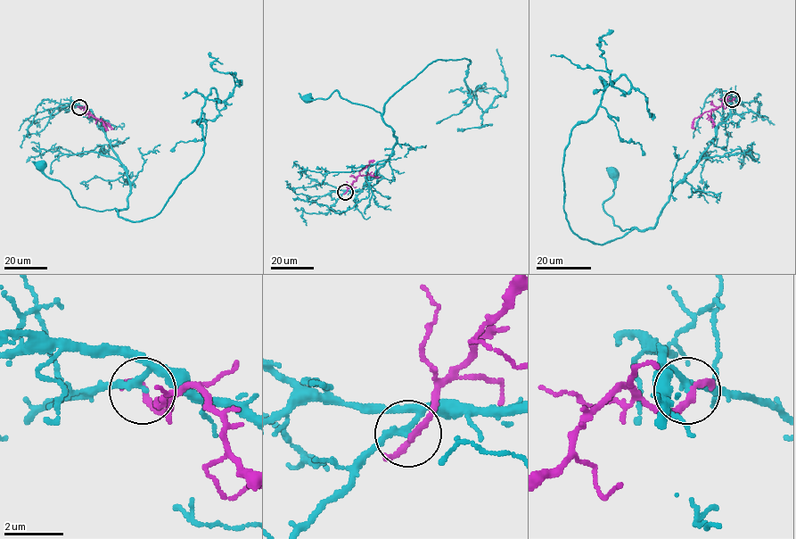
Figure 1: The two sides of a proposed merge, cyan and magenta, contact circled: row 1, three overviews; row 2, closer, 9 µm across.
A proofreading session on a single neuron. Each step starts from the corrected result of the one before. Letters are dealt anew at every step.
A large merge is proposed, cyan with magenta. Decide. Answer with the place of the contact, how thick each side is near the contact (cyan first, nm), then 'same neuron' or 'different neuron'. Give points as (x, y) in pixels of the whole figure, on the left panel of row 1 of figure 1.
(79, 107) | 200/200 nm | different neuron

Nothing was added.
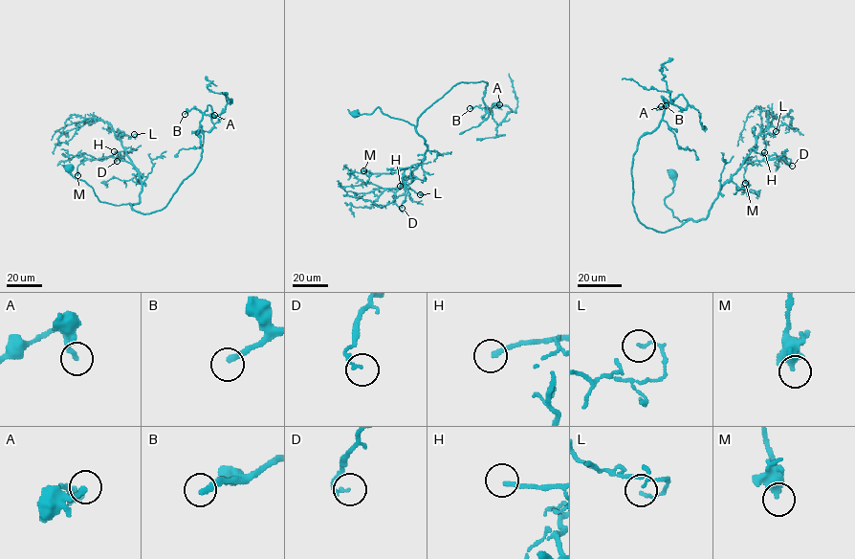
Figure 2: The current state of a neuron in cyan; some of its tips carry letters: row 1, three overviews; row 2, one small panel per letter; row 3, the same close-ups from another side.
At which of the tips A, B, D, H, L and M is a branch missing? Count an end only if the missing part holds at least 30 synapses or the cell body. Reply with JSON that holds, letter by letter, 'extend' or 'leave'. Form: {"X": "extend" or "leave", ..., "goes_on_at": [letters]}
{"A": "leave", "B": "extend", "D": "leave", "H": "extend", "L": "leave", "M": "leave", "goes_on_at": ["B", "H"]}

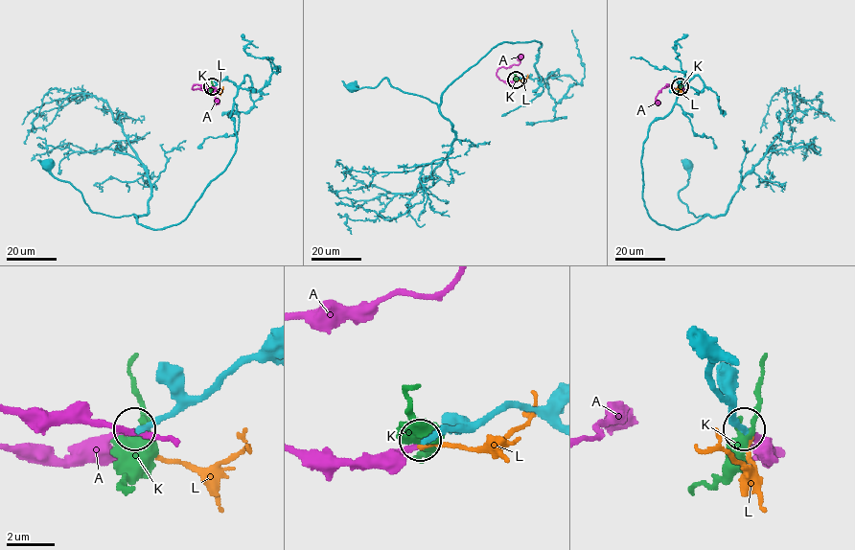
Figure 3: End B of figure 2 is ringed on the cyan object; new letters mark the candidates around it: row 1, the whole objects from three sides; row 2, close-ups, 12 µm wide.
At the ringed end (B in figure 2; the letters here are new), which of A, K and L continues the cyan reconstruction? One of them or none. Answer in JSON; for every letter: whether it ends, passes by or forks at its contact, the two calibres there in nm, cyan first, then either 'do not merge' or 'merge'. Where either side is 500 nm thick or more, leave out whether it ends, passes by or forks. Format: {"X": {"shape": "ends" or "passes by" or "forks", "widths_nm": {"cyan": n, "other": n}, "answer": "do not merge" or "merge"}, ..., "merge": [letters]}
{"A": {"shape": "ends", "widths_nm": {"cyan": 260, "other": 240}, "answer": "merge"}, "K": {"widths_nm": {"cyan": 320, "other": 550}, "answer": "do not merge"}, "L": {"shape": "ends", "widths_nm": {"cyan": 240, "other": 200}, "answer": "do not merge"}, "merge": ["A"]}

